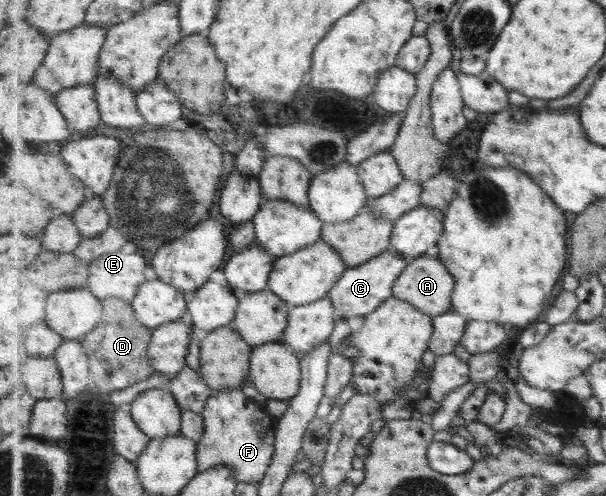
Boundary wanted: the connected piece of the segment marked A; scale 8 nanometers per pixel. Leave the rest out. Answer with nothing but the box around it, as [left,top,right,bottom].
[394,251,456,319]

